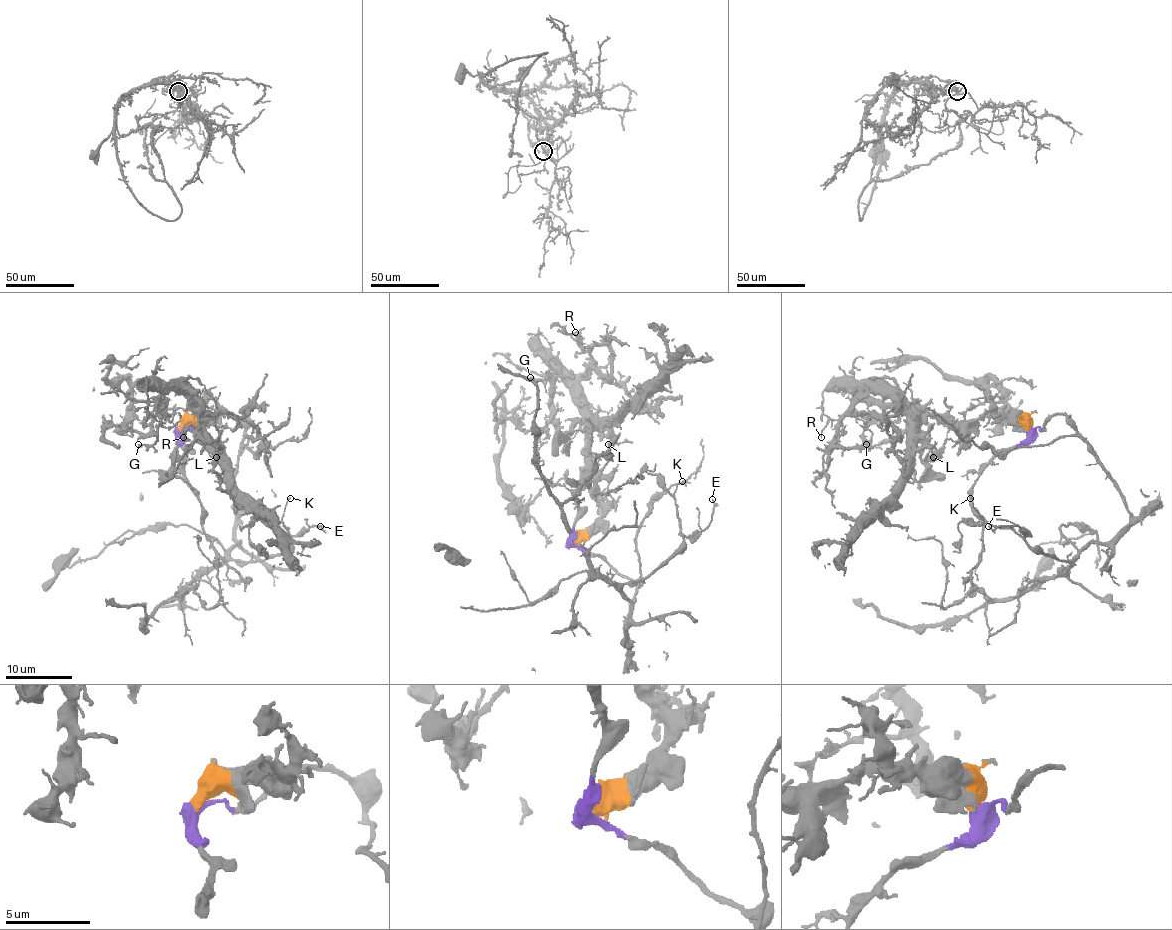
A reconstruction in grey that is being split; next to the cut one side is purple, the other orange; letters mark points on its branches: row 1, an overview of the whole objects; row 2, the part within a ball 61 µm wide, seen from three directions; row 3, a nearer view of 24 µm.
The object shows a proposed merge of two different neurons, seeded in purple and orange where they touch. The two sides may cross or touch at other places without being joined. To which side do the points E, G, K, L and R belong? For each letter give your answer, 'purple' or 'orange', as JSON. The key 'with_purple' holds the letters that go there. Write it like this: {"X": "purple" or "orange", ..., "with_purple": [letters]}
{"E": "purple", "G": "orange", "K": "purple", "L": "orange", "R": "orange", "with_purple": ["E", "K"]}

